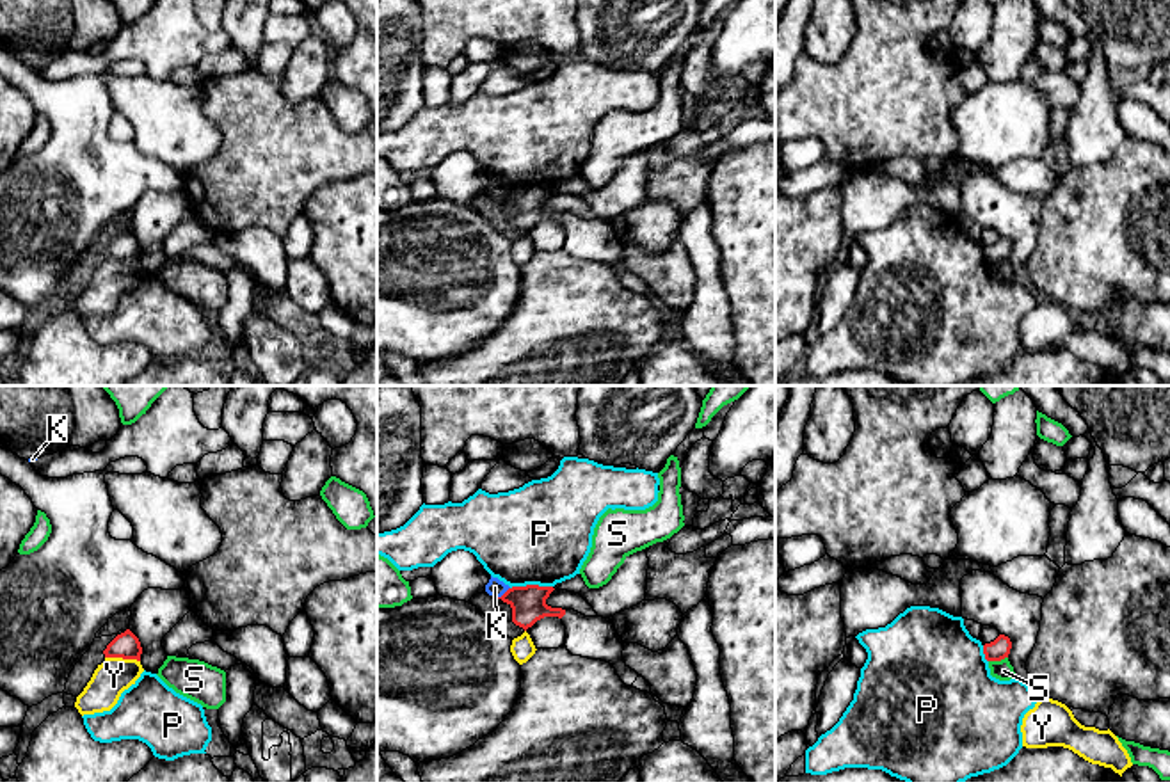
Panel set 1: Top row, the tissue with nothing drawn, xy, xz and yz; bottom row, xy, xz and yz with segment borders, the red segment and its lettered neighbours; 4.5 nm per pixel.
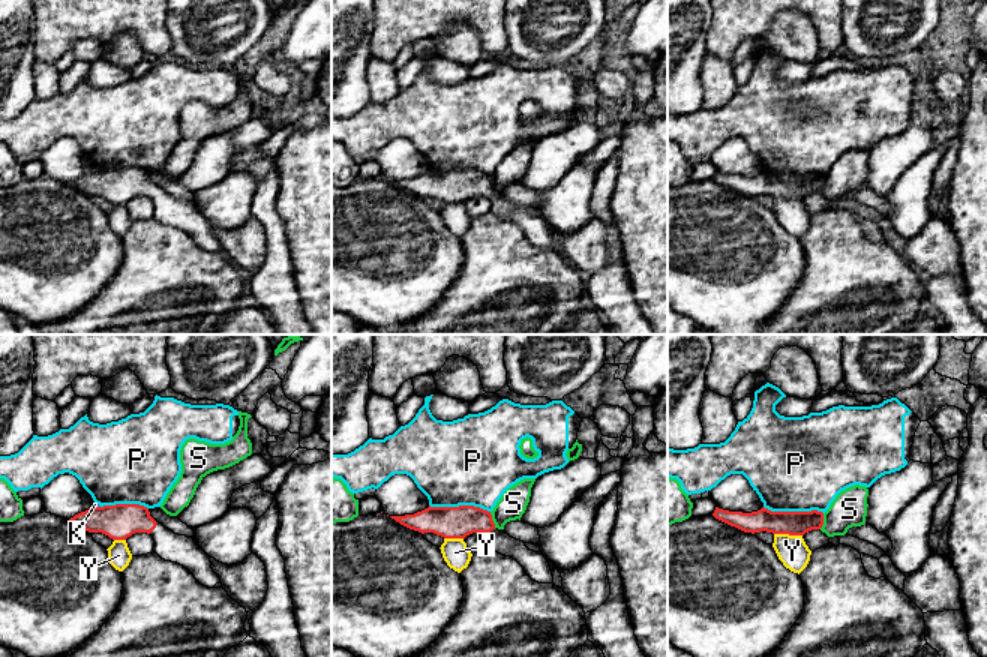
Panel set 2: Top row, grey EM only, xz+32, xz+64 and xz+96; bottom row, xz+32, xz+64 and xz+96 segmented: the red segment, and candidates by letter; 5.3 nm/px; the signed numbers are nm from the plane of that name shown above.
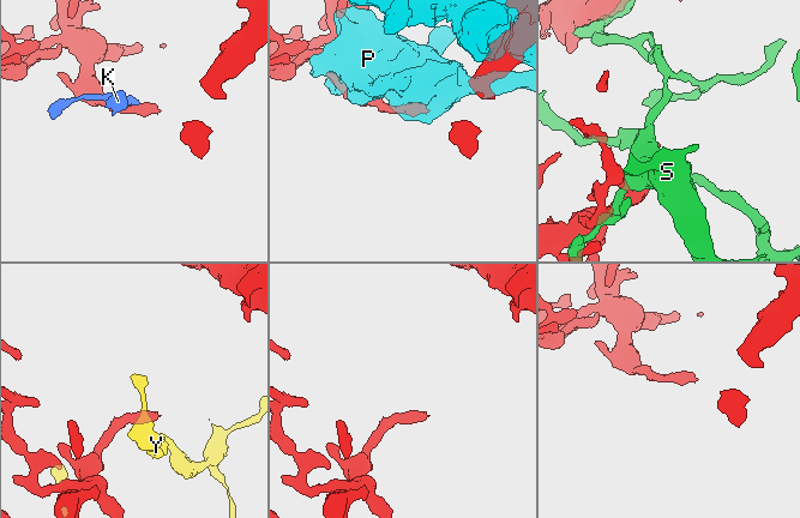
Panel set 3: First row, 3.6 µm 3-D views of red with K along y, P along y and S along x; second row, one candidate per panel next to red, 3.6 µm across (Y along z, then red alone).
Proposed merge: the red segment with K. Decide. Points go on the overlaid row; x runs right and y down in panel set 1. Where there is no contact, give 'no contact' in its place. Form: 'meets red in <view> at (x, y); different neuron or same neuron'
meets red in xz at (505, 592); different neuron

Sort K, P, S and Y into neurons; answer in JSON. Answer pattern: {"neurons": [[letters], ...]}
{"neurons": [["K"], ["P"], ["S"], ["Y"]]}

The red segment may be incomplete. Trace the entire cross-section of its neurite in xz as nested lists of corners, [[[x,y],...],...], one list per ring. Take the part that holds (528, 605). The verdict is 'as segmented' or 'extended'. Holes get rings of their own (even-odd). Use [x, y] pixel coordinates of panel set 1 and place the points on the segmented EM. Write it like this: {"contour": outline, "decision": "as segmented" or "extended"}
{"contour": [[[539,585],[512,586],[498,599],[512,608],[512,622],[525,631],[544,617],[558,617],[565,626],[565,647],[573,656],[606,661],[626,686],[651,693],[649,682],[622,661],[624,642],[612,620],[548,606],[546,599],[553,590]]], "decision": "extended"}

